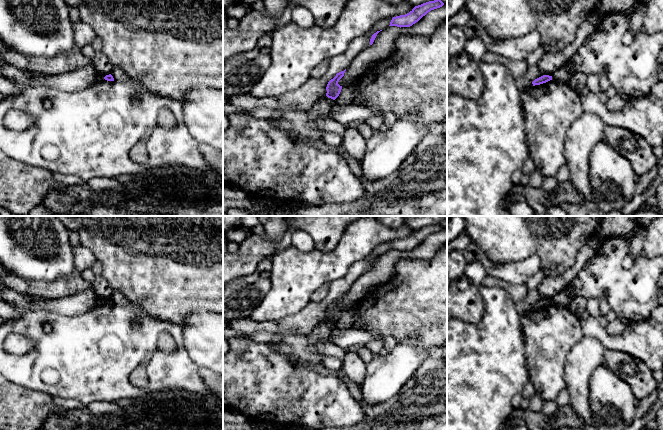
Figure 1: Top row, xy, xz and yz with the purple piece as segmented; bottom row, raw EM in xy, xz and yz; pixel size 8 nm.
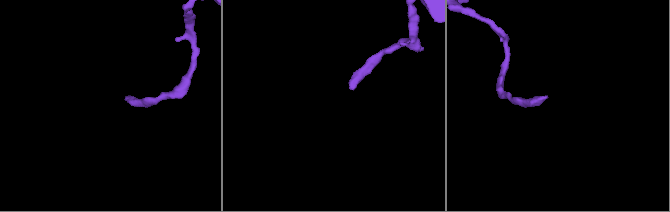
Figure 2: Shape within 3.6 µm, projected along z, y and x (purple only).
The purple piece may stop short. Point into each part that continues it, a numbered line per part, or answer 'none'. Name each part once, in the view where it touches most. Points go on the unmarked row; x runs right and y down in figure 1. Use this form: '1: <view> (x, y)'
none

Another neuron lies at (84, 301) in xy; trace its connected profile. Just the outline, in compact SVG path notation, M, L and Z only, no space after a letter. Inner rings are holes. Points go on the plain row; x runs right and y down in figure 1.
M5 288L0 291L0 299L23 311L47 310L48 312L65 316L80 315L101 304L93 288L69 297L52 300L45 298L37 300L30 295L24 295L12 289Z

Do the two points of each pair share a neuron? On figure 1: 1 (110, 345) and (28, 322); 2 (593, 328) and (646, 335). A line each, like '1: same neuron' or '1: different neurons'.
1: same neuron
2: same neuron

